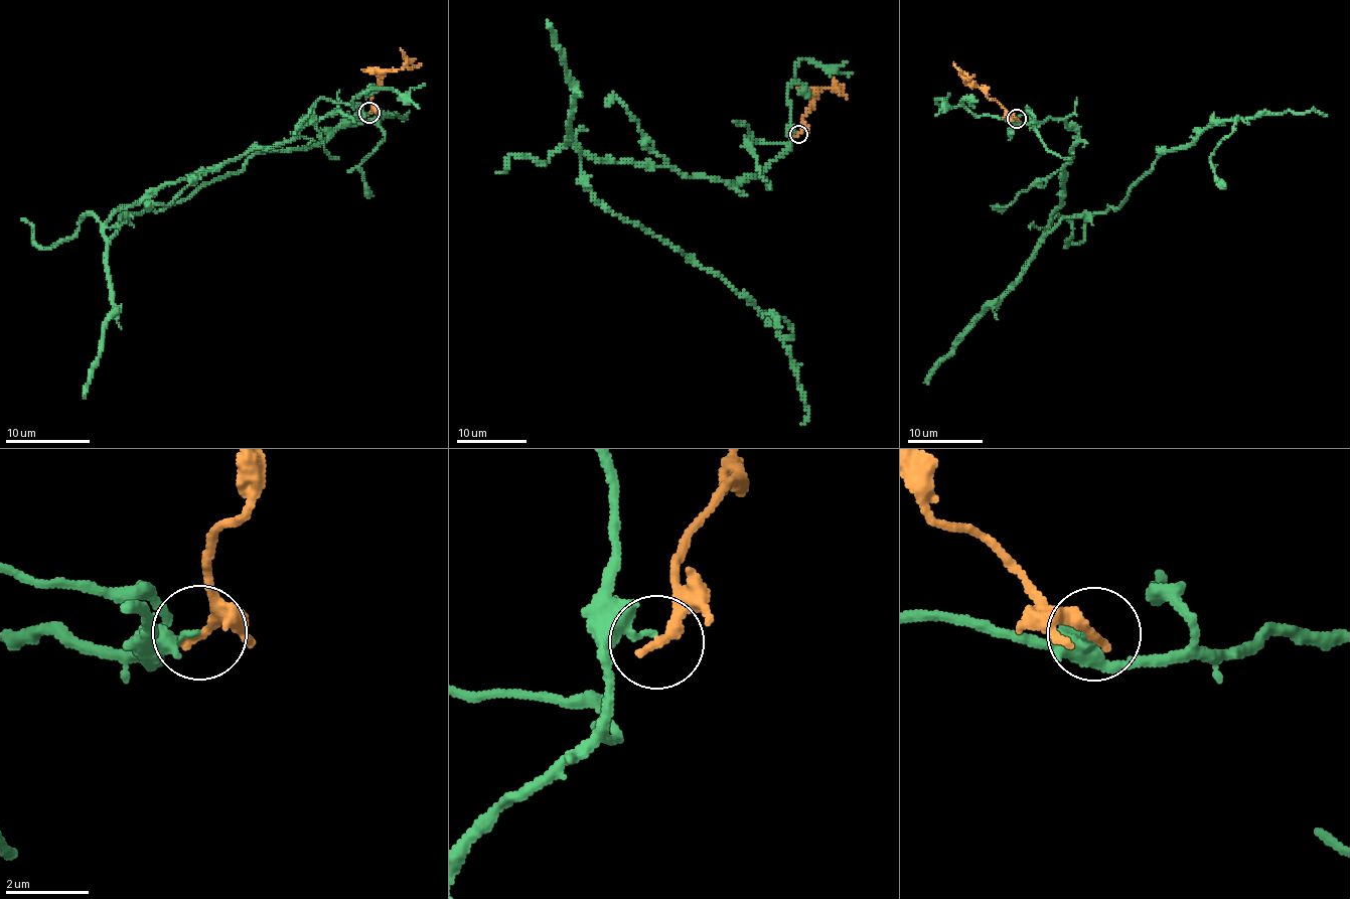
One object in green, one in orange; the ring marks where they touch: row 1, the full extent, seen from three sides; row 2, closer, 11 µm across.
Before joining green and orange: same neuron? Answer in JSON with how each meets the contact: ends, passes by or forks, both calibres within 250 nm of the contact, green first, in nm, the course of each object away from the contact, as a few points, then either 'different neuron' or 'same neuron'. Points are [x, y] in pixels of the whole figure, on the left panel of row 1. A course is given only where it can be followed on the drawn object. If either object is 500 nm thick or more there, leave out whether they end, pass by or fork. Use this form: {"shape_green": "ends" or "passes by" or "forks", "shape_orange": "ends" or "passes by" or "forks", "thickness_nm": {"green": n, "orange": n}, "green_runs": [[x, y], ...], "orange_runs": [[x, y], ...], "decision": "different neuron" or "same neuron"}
{"shape_green": "ends", "shape_orange": "ends", "thickness_nm": {"green": 150, "orange": 320}, "green_runs": [[369, 113], [331, 113], [150, 188], [104, 234], [258, 154], [404, 122]], "orange_runs": [[369, 113], [370, 96], [378, 87], [379, 76], [391, 69], [421, 63]], "decision": "different neuron"}

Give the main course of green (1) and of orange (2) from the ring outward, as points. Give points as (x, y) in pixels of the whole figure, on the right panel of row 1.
1: (1016, 119), (1060, 118), (1077, 134), (1046, 235), (1064, 217), (1115, 209), (1160, 154), (1224, 121), (1327, 116)
2: (1016, 119), (978, 87), (965, 81), (964, 77), (974, 75)

